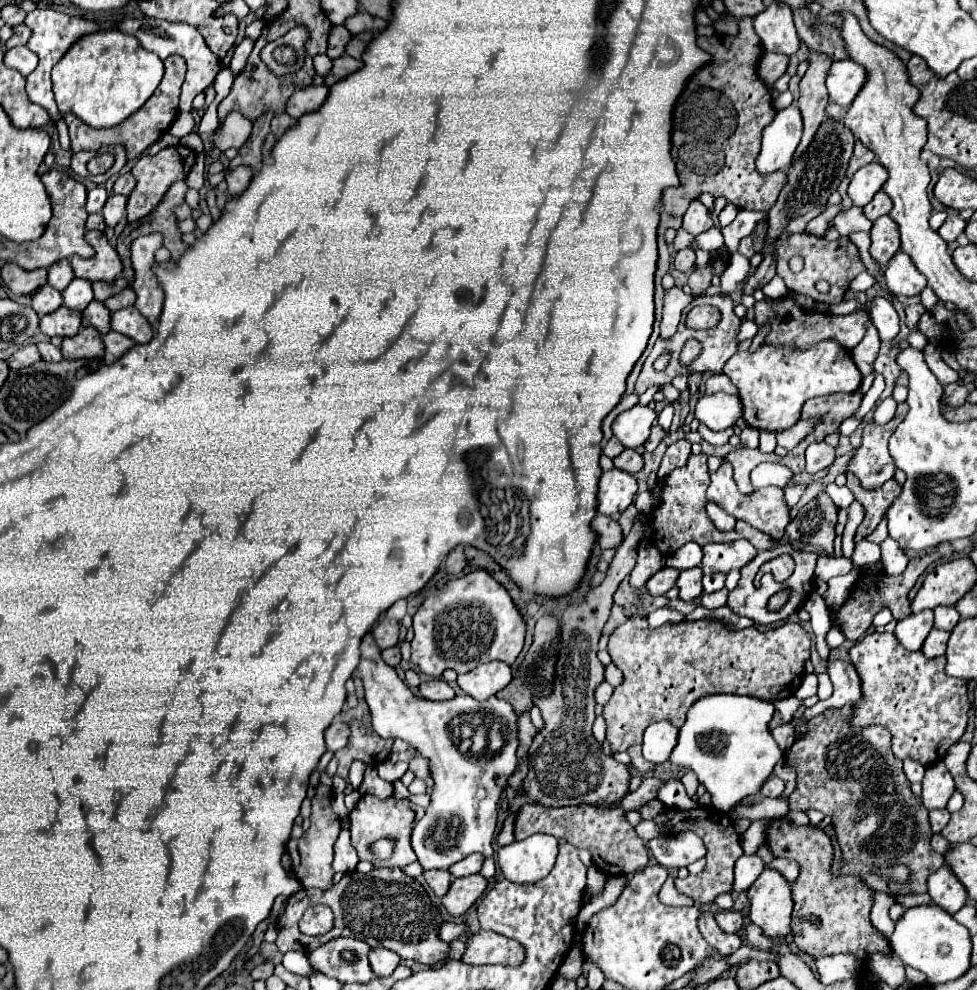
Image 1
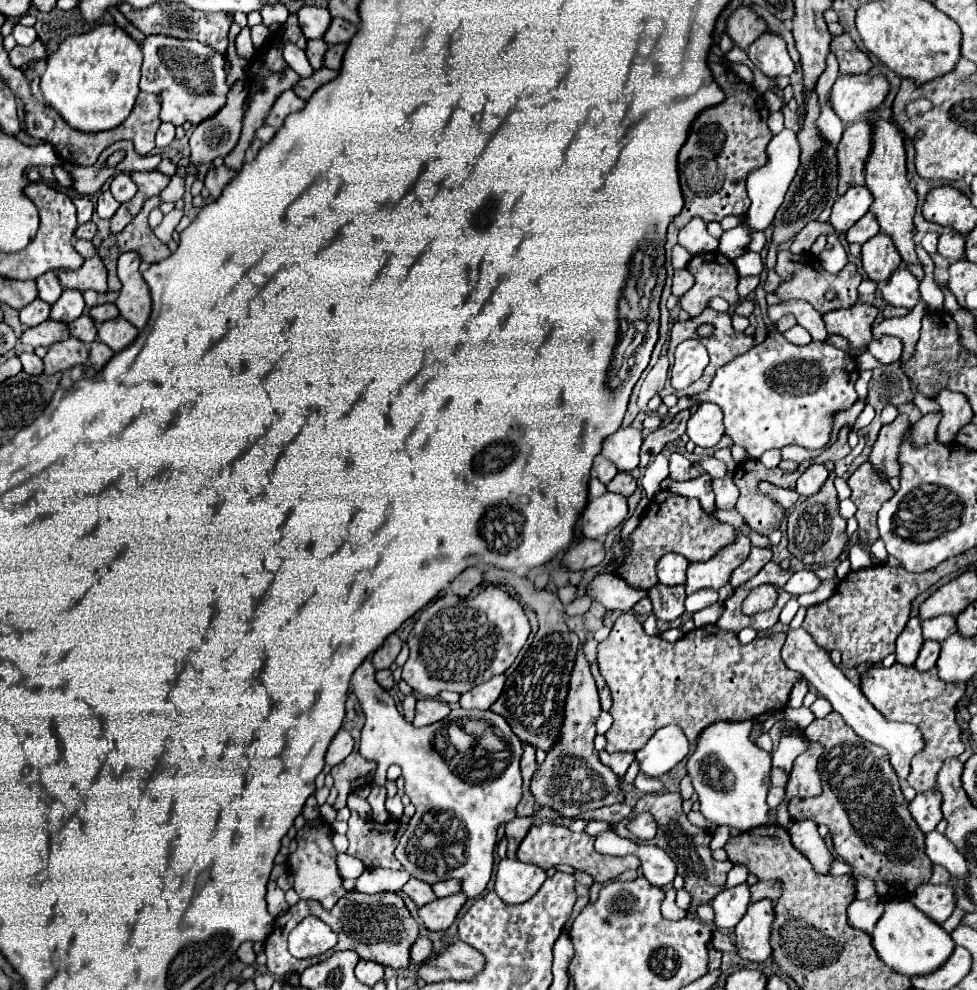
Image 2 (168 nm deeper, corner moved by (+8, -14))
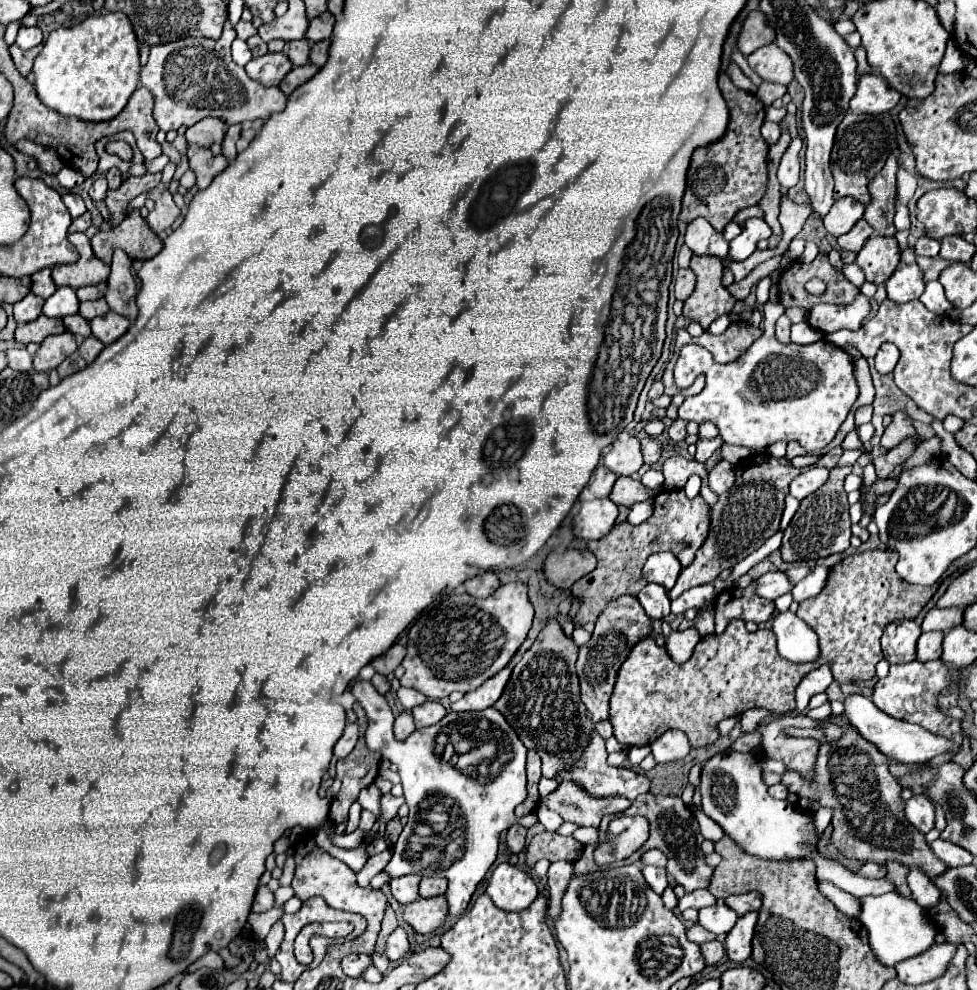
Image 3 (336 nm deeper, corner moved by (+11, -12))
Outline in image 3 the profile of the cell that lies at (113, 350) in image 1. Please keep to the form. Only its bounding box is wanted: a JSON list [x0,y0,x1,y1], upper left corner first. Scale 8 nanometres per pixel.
[78,336,104,364]

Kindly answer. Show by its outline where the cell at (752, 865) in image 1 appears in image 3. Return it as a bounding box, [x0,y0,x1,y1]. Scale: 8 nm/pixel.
[698,902,738,936]

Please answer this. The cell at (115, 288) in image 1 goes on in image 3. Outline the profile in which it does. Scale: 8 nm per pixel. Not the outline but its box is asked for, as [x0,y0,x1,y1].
[76,282,106,302]

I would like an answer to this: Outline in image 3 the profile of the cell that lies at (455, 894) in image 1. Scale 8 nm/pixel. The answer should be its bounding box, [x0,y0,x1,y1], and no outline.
[404,896,446,934]

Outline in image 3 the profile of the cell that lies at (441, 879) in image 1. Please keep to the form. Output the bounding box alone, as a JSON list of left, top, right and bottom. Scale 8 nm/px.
[390,874,420,904]

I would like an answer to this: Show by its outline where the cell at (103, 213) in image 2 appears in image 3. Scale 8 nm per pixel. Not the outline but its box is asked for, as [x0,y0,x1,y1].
[90,174,108,200]

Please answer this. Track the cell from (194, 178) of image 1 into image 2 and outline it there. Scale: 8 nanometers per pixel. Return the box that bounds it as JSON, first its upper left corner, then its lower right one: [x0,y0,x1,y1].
[161,174,185,202]

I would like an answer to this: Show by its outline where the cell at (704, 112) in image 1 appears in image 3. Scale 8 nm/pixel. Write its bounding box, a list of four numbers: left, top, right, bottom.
[680,72,768,232]

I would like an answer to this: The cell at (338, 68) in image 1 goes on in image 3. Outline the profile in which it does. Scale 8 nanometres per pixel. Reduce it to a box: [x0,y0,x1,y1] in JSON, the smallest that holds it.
[280,64,318,94]

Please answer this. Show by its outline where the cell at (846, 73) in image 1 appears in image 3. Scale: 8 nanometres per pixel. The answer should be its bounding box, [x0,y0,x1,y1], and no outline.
[850,74,902,114]

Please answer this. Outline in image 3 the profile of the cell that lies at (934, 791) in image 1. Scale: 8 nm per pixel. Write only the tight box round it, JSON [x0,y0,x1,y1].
[906,794,934,834]

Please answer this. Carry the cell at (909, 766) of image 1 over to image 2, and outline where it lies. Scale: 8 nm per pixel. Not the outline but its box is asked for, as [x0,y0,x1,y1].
[781,628,923,782]

